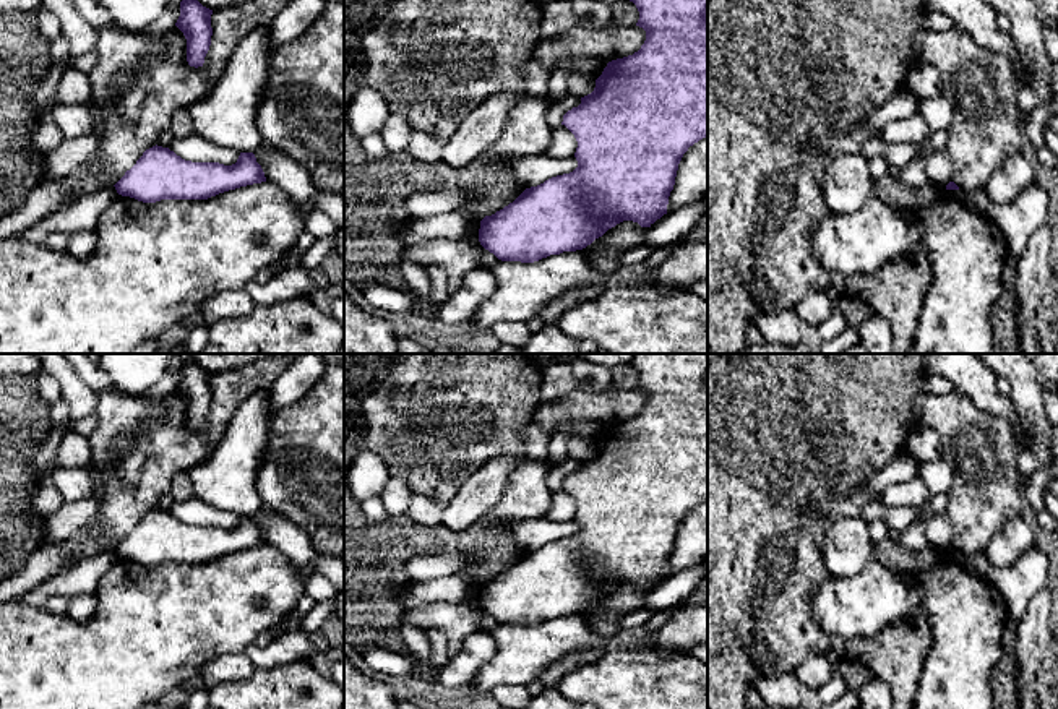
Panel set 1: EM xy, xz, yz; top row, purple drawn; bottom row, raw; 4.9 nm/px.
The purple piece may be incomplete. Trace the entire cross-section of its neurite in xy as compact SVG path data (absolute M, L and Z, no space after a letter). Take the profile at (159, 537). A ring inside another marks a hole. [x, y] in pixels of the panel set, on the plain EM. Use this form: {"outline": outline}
{"outline": "M153 509L114 548L117 556L143 566L208 563L240 550L266 545L253 516L240 516L232 529L191 526L169 511Z"}

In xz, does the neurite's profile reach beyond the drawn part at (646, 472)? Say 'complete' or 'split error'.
complete

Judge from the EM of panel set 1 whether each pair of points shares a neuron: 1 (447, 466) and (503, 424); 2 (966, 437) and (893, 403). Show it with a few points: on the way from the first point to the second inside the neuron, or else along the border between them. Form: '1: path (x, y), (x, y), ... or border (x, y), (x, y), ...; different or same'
1: path (461, 451), (489, 424); same
2: border (922, 391), (914, 408), (917, 422); different

